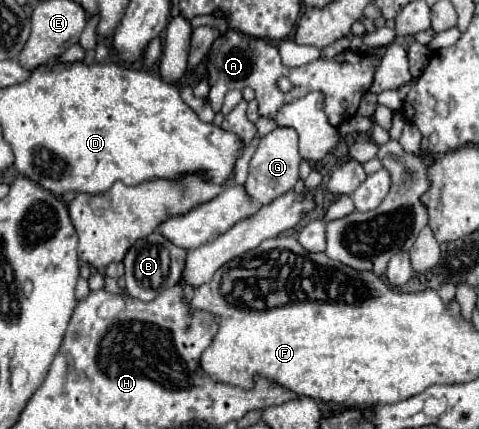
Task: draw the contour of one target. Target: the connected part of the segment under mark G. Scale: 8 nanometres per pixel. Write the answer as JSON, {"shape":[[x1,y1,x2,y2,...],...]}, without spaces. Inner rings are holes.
{"shape":[[277,127,269,135,265,135,249,163,249,177,245,183,247,193,259,203,271,203,275,197,293,189,299,179,299,147,297,147,297,131,291,127]]}

